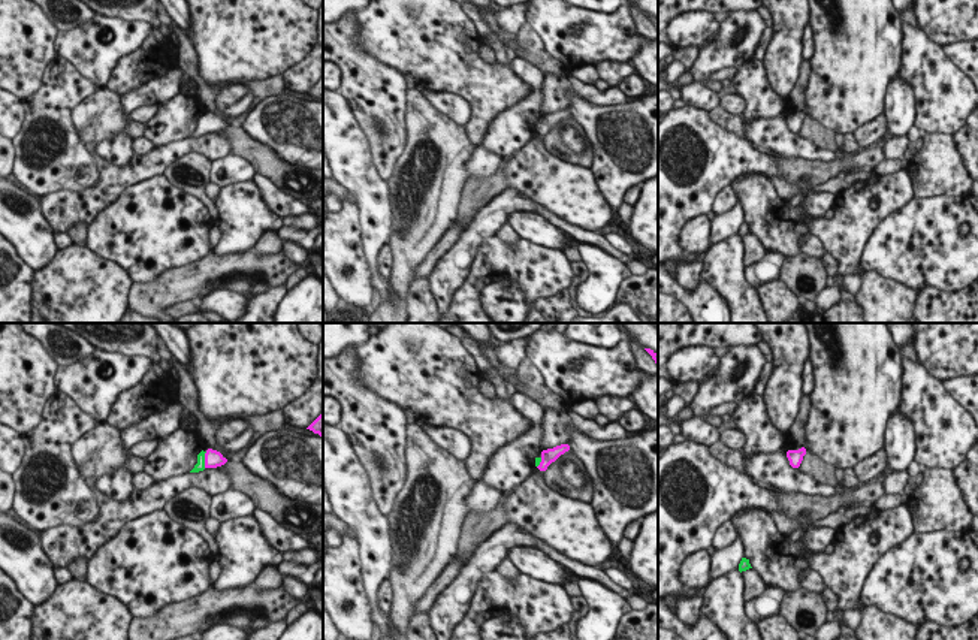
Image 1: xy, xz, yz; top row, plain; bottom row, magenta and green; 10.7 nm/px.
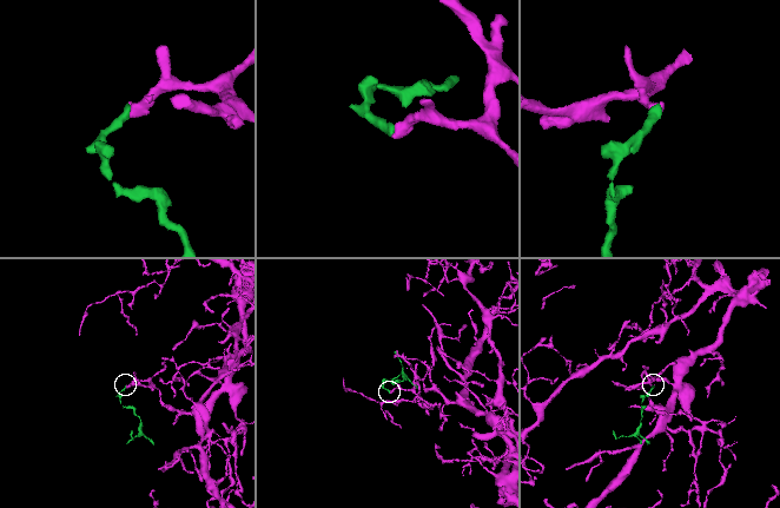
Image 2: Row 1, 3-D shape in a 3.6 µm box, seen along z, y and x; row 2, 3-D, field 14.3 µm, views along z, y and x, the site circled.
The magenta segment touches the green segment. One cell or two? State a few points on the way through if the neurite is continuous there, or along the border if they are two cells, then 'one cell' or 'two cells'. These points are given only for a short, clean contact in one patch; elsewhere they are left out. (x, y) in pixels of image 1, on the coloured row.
across xy (213, 458), (205, 459), (201, 458) | one cell

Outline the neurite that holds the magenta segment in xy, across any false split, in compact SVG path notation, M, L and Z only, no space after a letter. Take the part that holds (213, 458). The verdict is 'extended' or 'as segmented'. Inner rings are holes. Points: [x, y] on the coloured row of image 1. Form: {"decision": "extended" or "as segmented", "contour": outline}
{"decision": "extended", "contour": "M208 449L206 452L200 452L197 455L197 464L190 473L199 473L205 468L217 468L227 462L227 459L217 450Z"}

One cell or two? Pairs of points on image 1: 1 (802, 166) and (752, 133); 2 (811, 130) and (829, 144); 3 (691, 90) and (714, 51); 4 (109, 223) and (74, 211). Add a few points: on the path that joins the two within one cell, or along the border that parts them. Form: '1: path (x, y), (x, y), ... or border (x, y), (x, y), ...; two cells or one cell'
1: border (779, 156), (821, 162); two cells
2: path (815, 132), (824, 139); one cell
3: path (699, 81), (703, 68), (711, 60); one cell
4: border (120, 195), (87, 226); two cells

